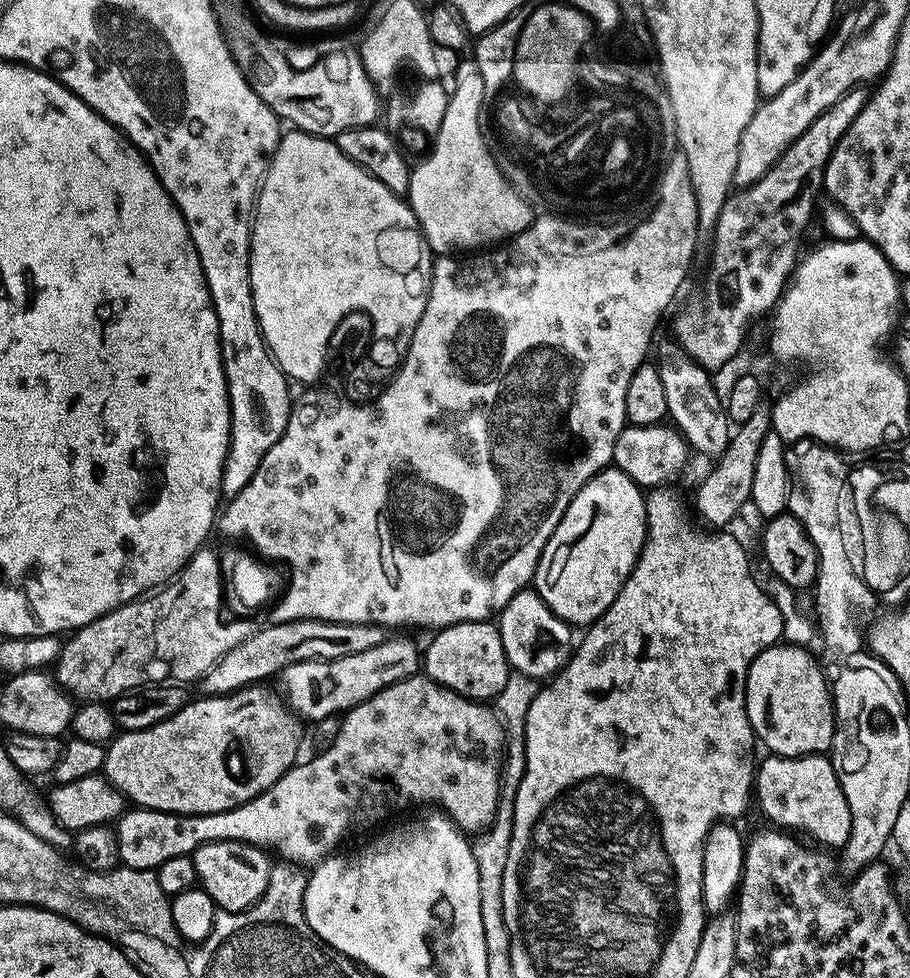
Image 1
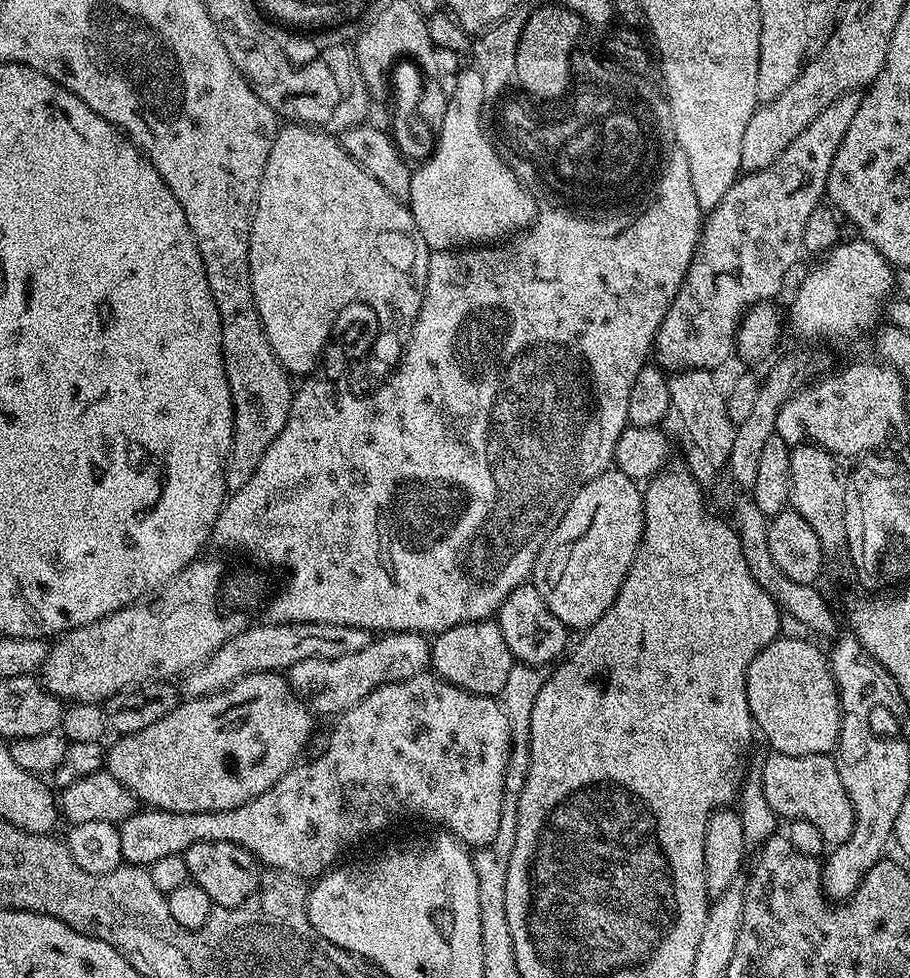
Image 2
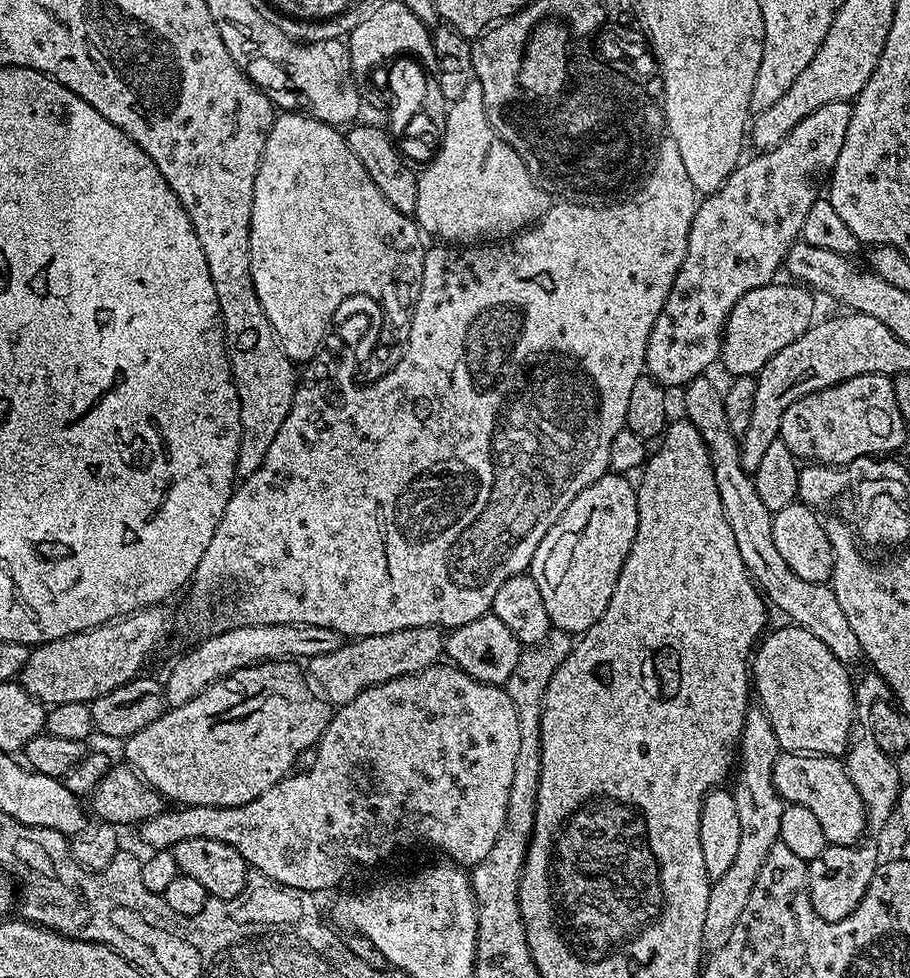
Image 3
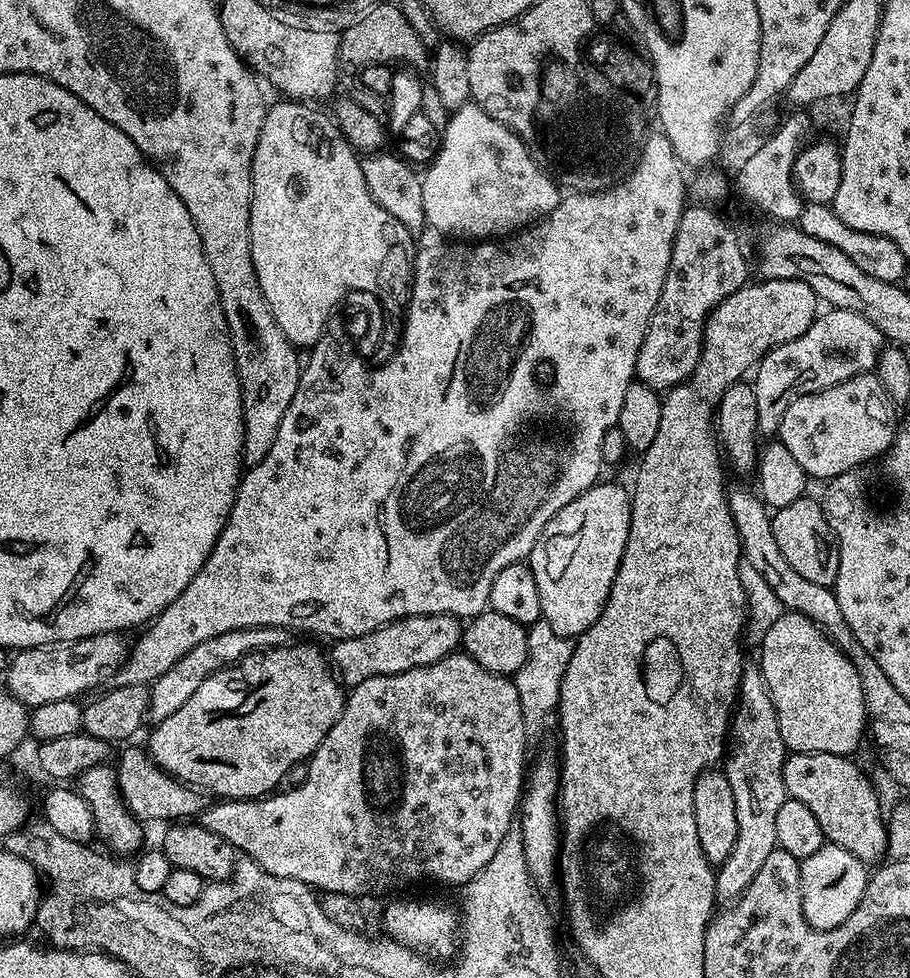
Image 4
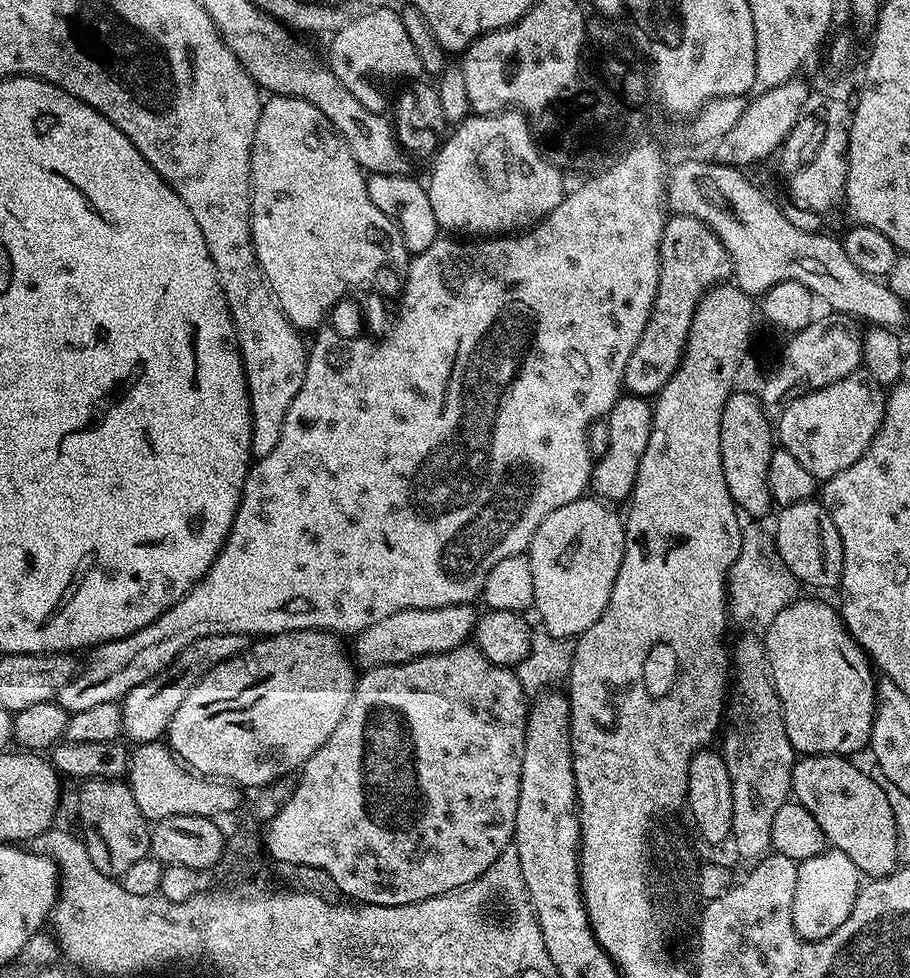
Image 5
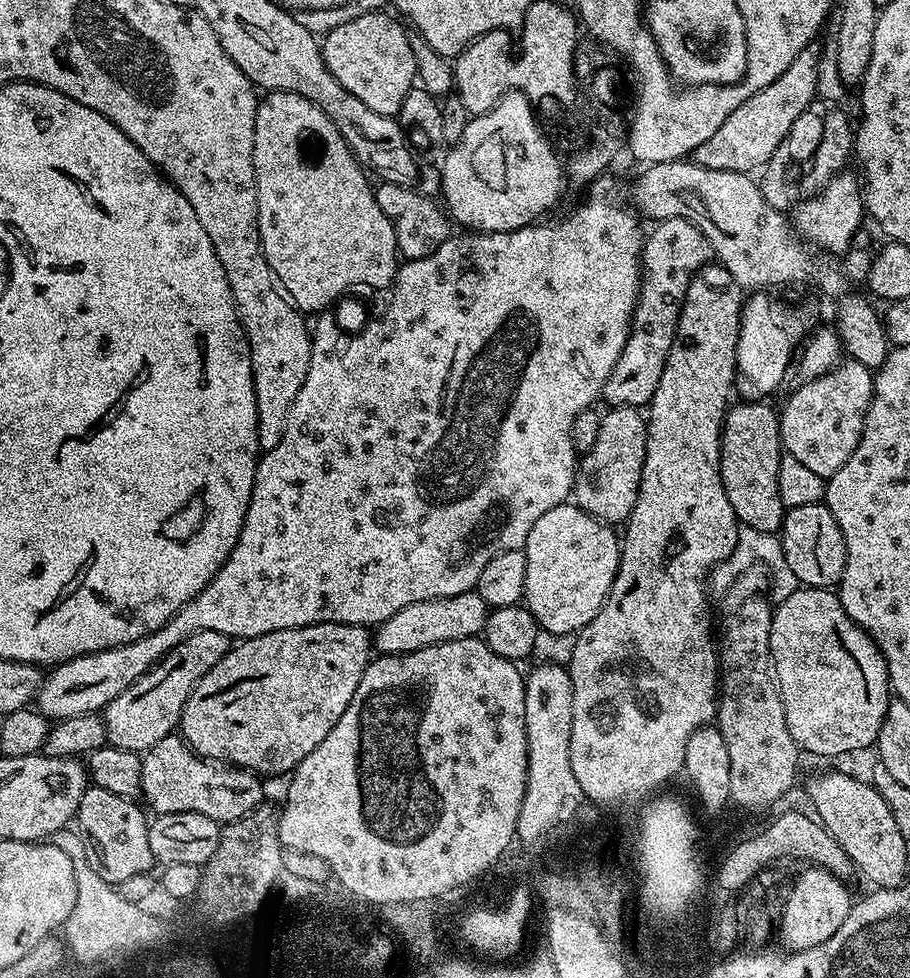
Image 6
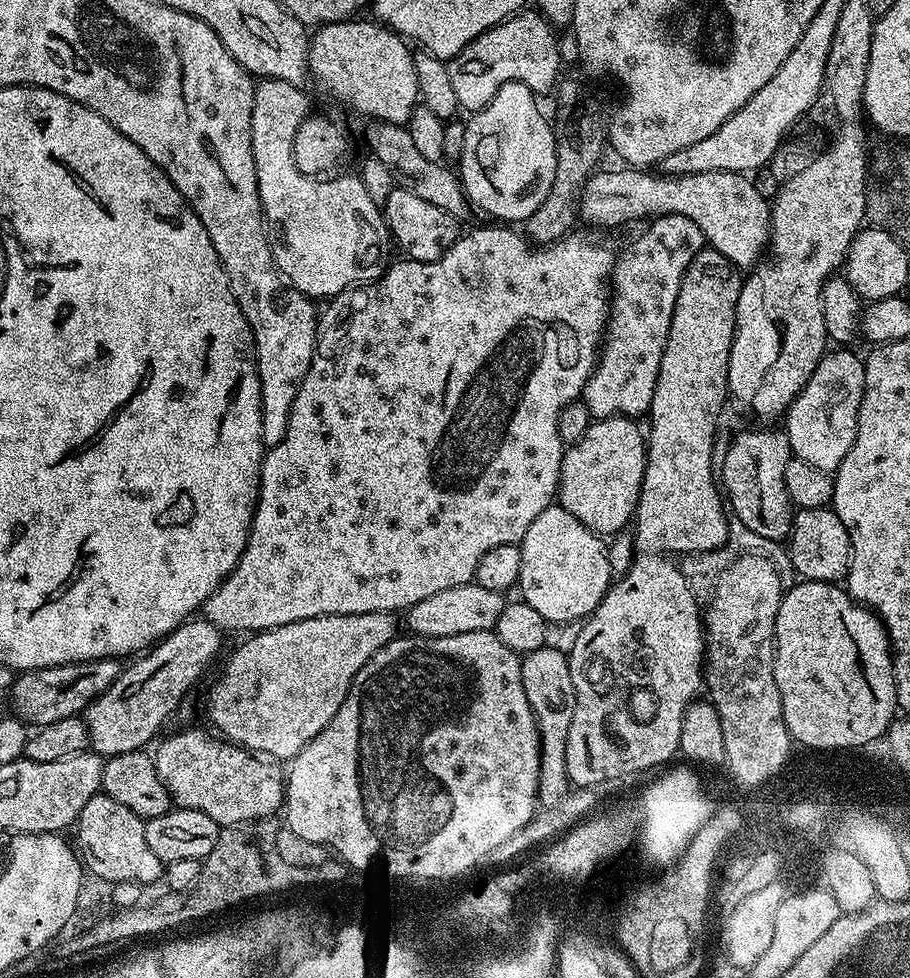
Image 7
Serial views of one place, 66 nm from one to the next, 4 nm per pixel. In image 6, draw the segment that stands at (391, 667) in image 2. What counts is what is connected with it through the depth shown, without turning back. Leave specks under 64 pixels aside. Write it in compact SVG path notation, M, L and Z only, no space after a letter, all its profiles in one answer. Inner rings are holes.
M475 590L402 606L398 614L390 614L386 622L375 625L375 651L386 656L397 656L442 642L454 642L458 638L480 636L489 611L488 603Z

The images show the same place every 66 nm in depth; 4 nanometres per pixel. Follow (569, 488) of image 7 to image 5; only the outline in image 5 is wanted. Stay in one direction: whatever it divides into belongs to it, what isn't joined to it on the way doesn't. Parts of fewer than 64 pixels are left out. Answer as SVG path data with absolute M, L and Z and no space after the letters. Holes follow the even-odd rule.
M621 395L608 413L606 423L608 448L605 452L599 453L598 459L592 465L590 488L605 502L624 502L631 497L632 487L638 478L638 462L642 462L642 454L646 454L646 442L650 442L652 404L642 396Z

